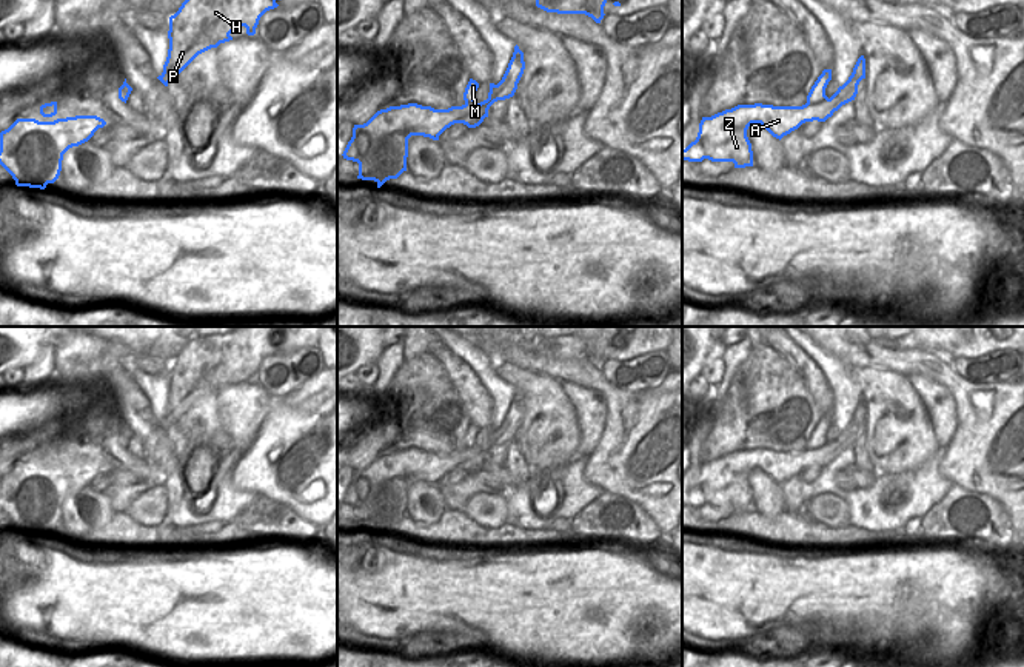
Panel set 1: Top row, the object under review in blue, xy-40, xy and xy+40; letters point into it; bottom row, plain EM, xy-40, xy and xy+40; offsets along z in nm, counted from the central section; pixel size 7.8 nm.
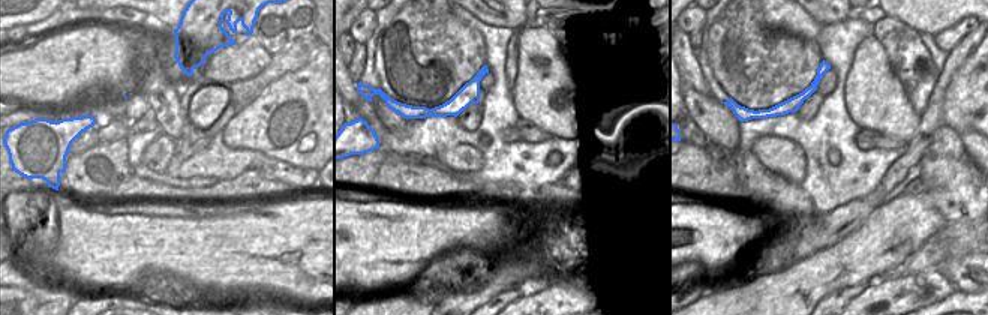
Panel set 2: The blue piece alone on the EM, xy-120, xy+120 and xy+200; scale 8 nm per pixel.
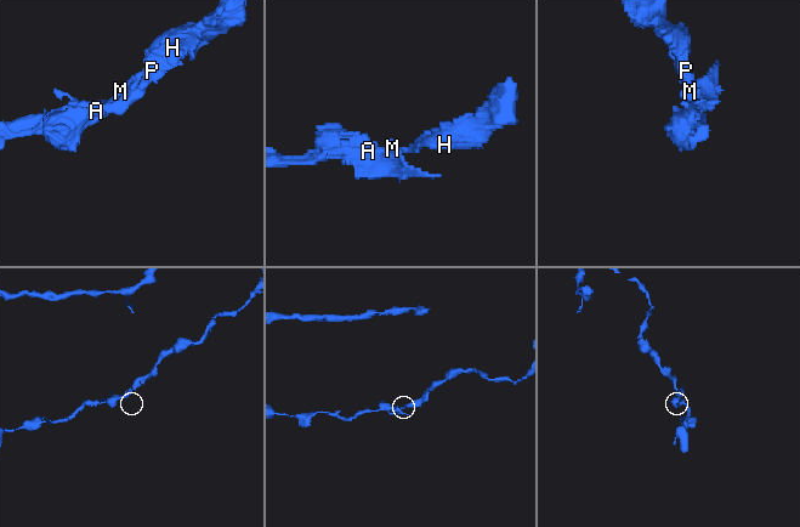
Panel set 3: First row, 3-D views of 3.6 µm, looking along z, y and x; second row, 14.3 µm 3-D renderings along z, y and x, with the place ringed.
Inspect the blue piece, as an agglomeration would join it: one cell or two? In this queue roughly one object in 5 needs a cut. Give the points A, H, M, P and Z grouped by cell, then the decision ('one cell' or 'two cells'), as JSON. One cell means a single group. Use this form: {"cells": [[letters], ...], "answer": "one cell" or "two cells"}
{"cells": [["A", "H", "M", "P", "Z"]], "answer": "one cell"}

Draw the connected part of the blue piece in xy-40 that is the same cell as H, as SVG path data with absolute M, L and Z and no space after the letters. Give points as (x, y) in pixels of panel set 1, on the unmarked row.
M236 327L226 334L189 339L169 362L169 394L157 424L168 431L199 399L233 385L229 379L242 371L254 380L260 362L283 344L279 334L274 327Z

